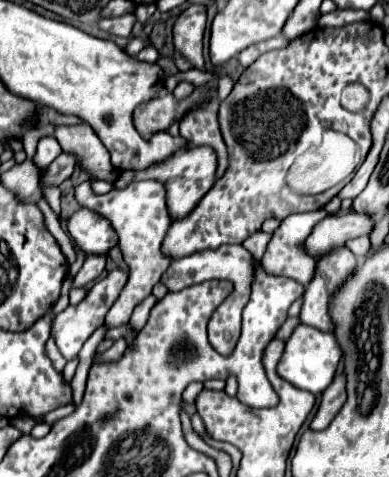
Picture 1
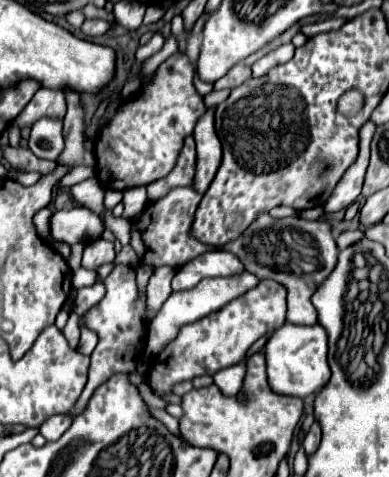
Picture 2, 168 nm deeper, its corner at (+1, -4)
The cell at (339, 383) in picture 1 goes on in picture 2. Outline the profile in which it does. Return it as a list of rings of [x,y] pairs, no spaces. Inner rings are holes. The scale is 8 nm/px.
[[[314,424],[312,428],[310,428],[310,432],[306,434],[306,438],[304,438],[304,452],[306,452],[306,456],[312,456],[314,452],[316,452],[316,448],[318,448],[318,444],[320,444],[320,426],[318,424]]]

